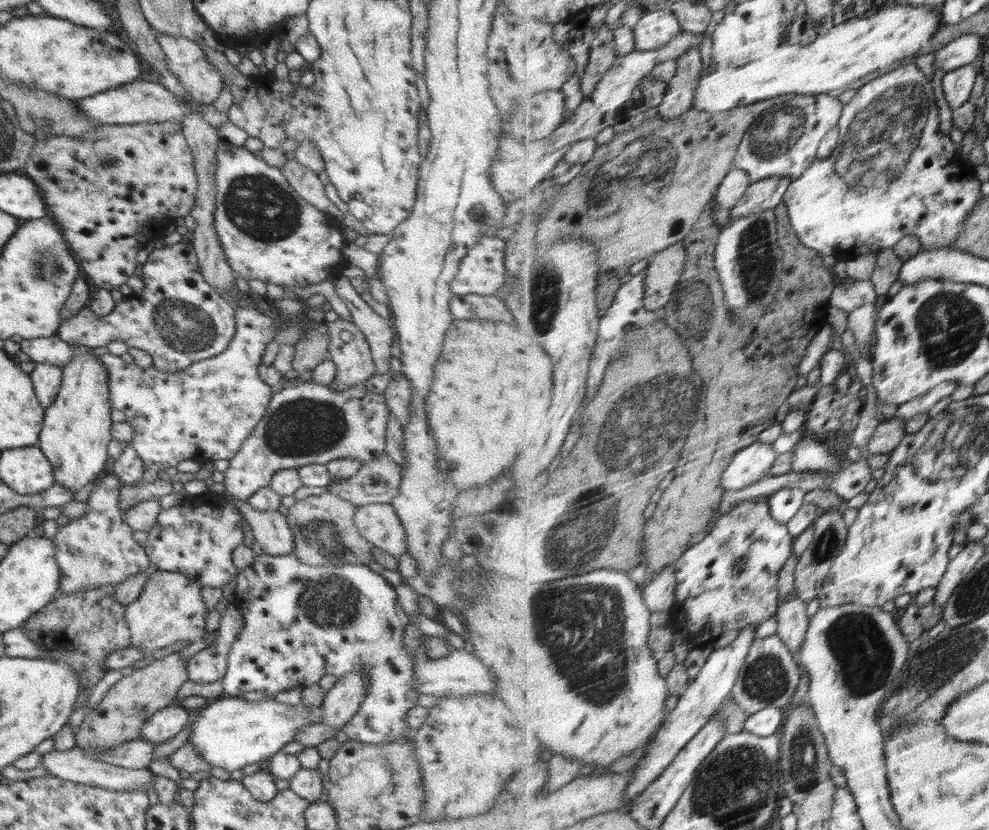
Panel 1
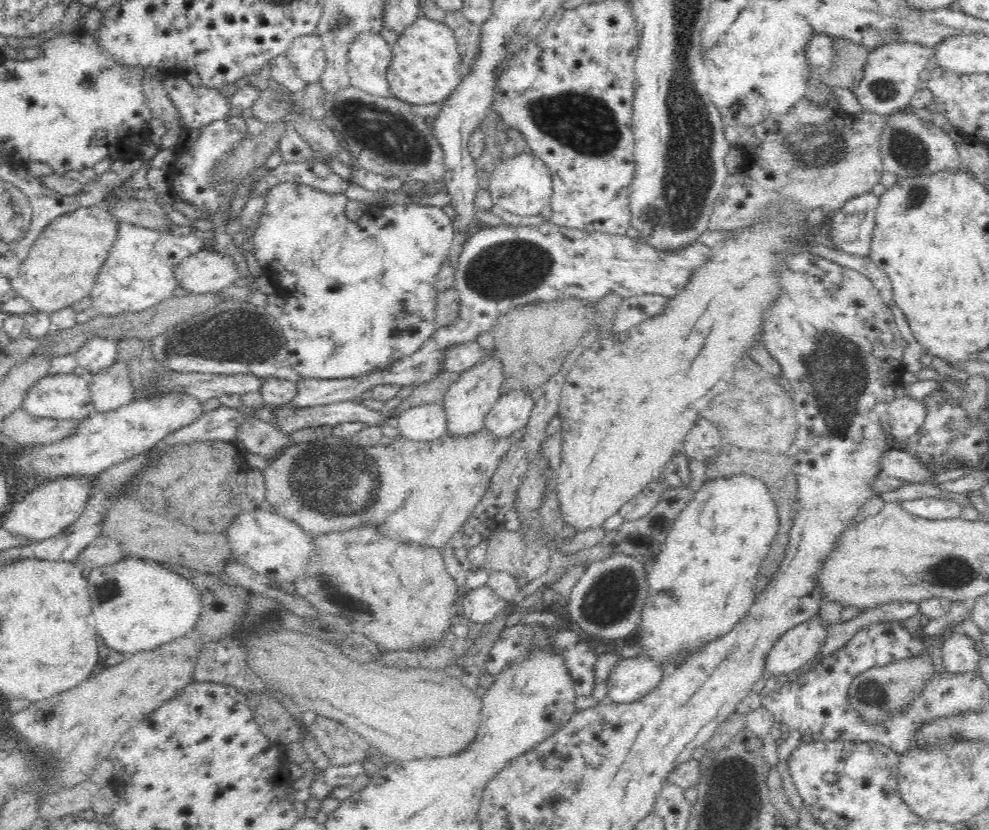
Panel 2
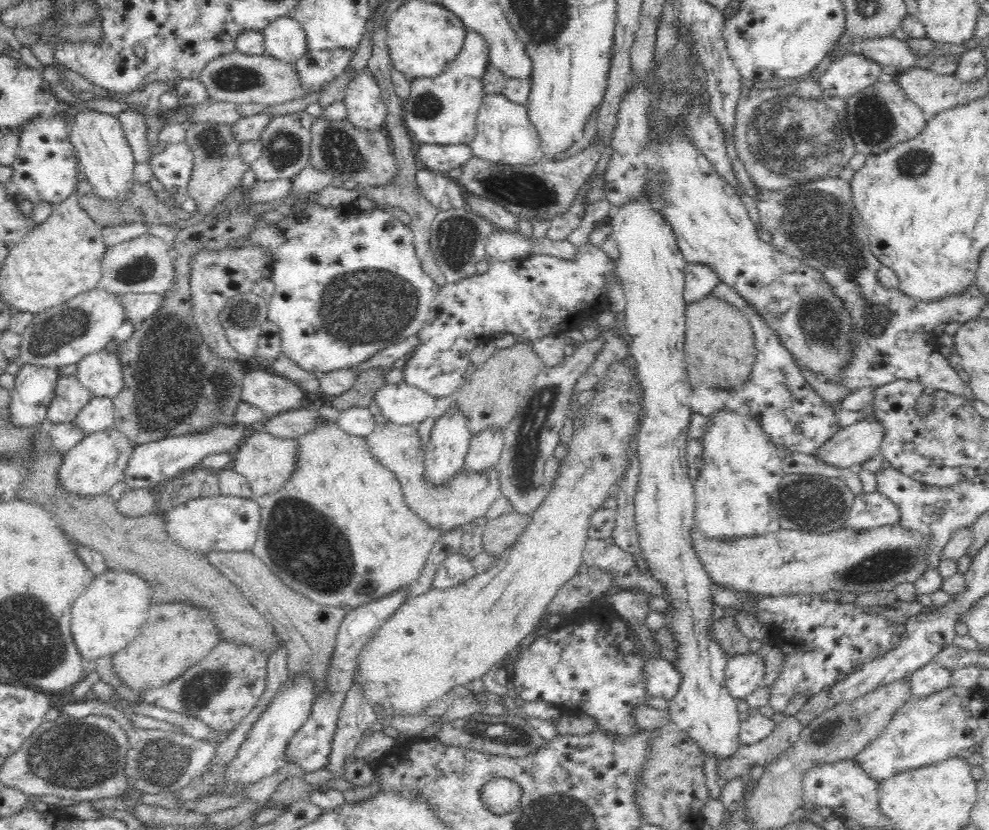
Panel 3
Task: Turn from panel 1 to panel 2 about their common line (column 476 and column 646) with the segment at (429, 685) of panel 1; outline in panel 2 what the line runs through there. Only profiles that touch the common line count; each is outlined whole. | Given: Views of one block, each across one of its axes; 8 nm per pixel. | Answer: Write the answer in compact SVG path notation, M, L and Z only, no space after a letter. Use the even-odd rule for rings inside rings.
M646 656L624 658L616 664L607 679L607 700L615 703L631 703L652 692L666 675L665 668Z

